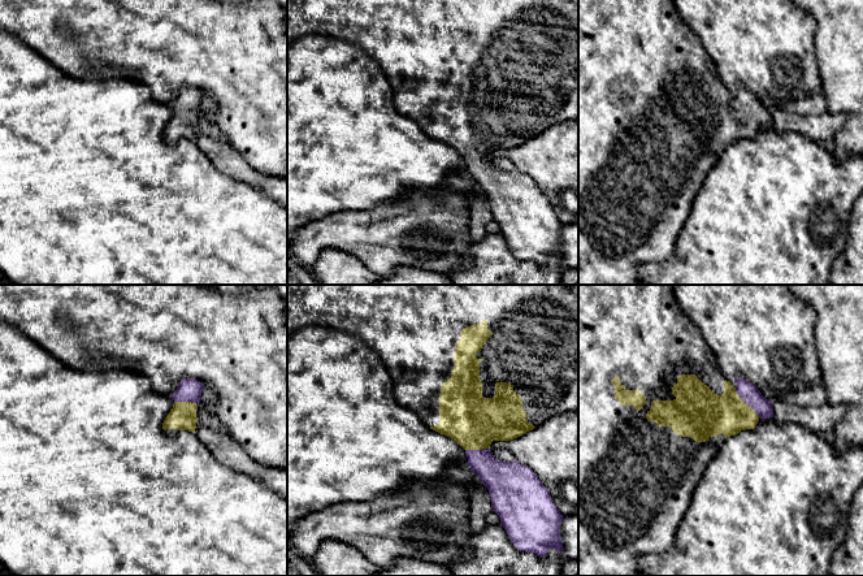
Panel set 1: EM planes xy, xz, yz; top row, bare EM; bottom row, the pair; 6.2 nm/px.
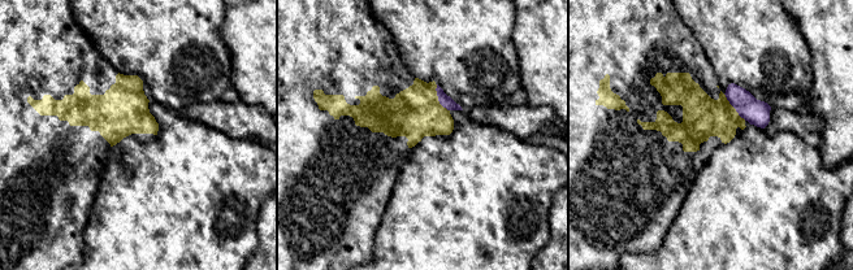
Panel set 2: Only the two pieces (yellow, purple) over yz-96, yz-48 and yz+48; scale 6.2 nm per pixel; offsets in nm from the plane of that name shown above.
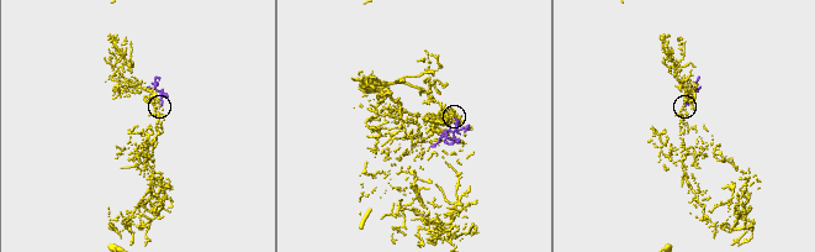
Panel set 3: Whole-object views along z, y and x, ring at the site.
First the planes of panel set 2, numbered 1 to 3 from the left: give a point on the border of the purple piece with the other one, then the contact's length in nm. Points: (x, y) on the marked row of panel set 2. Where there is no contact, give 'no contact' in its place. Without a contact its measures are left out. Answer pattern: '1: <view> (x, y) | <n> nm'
1: no contact
2: yz-48 (437, 99) | 190 nm
3: yz+48 (734, 108) | 220 nm

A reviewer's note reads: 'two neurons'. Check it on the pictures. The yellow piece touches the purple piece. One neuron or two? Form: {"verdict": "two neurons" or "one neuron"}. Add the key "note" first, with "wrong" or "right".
{"note": "wrong", "verdict": "one neuron"}

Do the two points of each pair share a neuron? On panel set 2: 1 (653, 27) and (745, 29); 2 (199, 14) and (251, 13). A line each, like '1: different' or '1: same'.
1: different
2: different

